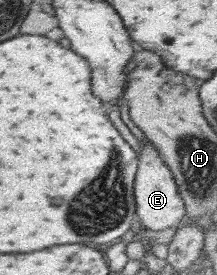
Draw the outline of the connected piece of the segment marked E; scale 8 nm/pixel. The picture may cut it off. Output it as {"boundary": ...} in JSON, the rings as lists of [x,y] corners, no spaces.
{"boundary":[[[147,138],[144,143],[138,142],[138,158],[136,159],[136,171],[132,184],[134,194],[135,219],[145,230],[161,230],[174,226],[177,230],[179,220],[186,214],[185,207],[179,196],[177,185],[171,171],[163,164],[157,149]]]}

